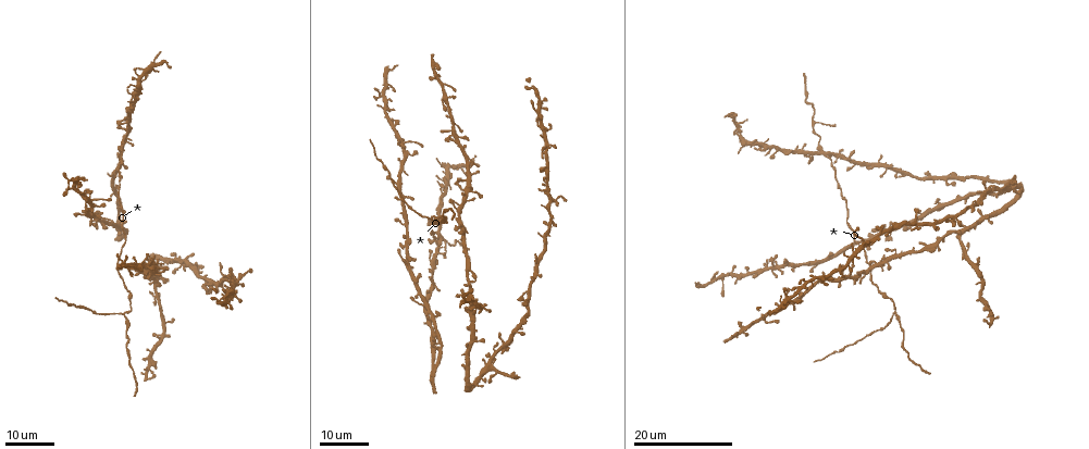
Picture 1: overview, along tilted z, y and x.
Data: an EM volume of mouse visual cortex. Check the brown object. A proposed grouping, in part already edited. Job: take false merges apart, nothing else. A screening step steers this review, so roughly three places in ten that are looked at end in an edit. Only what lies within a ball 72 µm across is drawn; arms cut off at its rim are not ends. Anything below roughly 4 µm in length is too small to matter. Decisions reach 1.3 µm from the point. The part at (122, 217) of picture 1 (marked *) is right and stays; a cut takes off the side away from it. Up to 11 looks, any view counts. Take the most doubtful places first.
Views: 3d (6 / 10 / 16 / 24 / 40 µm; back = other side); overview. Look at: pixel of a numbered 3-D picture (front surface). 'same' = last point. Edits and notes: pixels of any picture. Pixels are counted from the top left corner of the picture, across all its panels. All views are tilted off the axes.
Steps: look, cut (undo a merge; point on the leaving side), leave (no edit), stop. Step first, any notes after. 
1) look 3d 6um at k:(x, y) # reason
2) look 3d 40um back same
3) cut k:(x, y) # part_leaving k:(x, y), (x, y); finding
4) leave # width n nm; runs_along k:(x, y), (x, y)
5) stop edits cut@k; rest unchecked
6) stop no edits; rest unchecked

look 3d 16um at 1:(122, 313) # side arm on a straight run

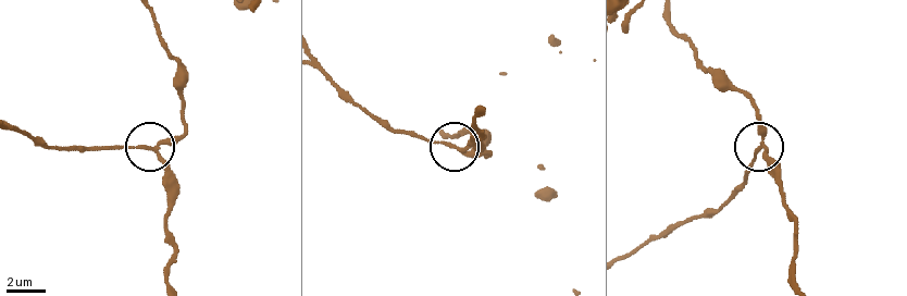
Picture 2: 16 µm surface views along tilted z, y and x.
look 3d 6um at 2:(151, 151)

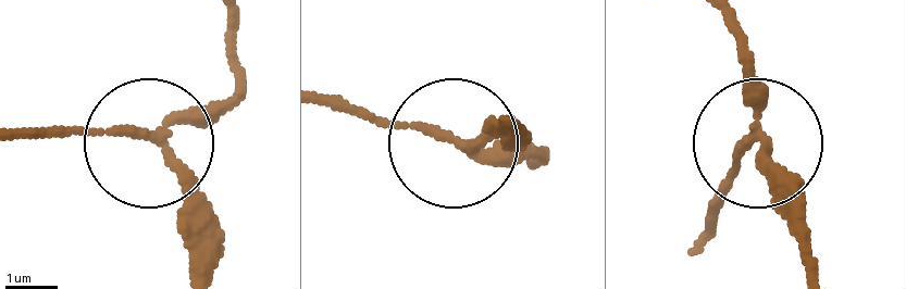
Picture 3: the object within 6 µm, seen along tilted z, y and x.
cut 3:(82, 128) # side_arm 20 um; part_leaving 3:(158, 130), (20, 134); two neurons meet here

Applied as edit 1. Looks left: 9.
look 3d 16um at 1:(775, 263)

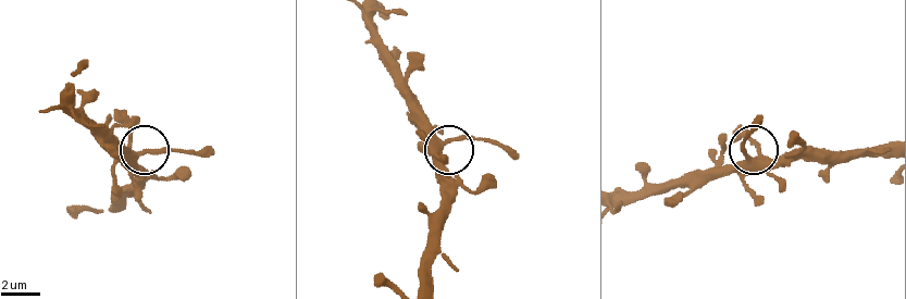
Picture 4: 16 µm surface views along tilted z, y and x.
look 3d 10um at 4:(747, 159)

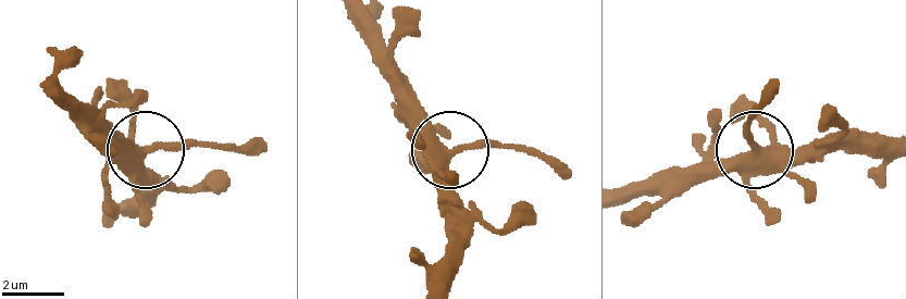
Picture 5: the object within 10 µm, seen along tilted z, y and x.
leave # arms 4; runs_along 5:(447, 282), (448, 156), (523, 142); continuous, no second neuron

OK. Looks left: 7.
look 3d 16um at 1:(551, 198) # thin arm on a thick one

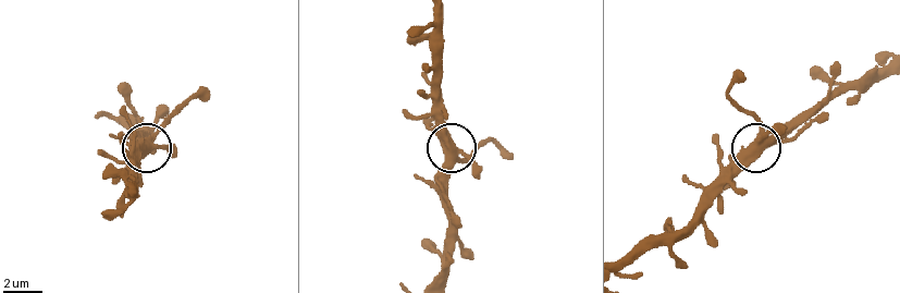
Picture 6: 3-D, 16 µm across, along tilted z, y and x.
look 3d 6um at 6:(455, 156) # closer look

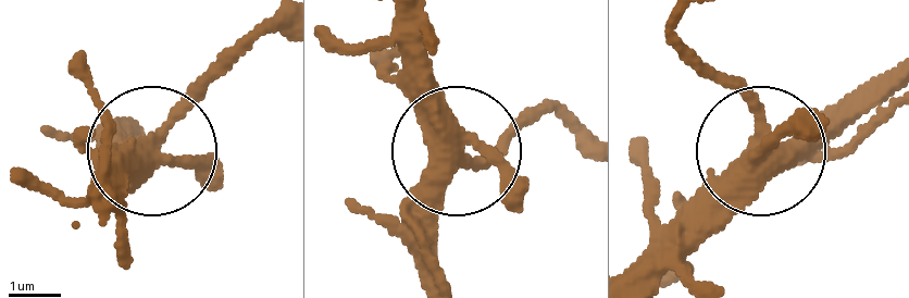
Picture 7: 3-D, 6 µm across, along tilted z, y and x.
look 3d 6um back at 7:(152, 145)

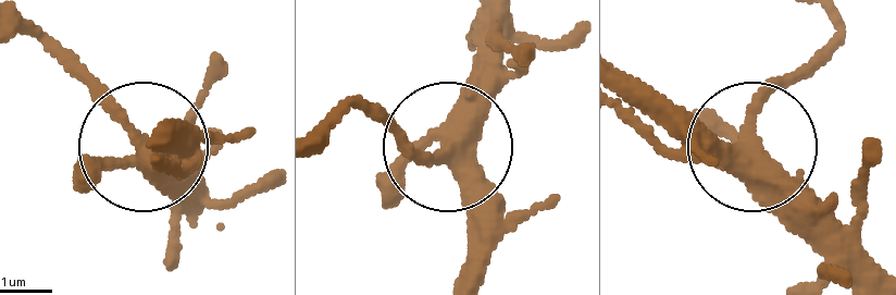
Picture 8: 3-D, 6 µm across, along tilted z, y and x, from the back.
leave # arms 4; all the same neuron

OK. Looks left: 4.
look 3d 16um at 1:(823, 152) # thin arm on a thick one

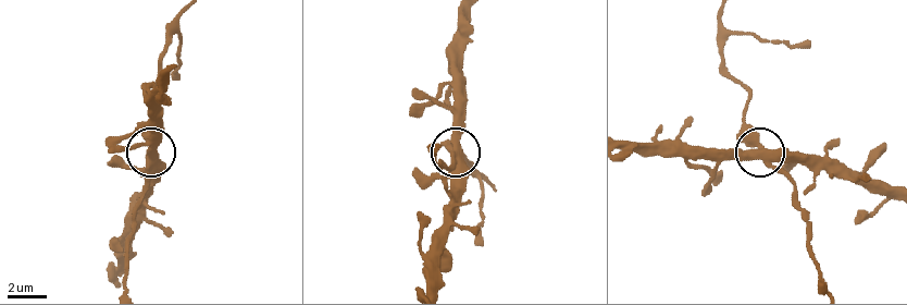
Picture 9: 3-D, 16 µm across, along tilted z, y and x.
look 3d 10um at 9:(756, 149)

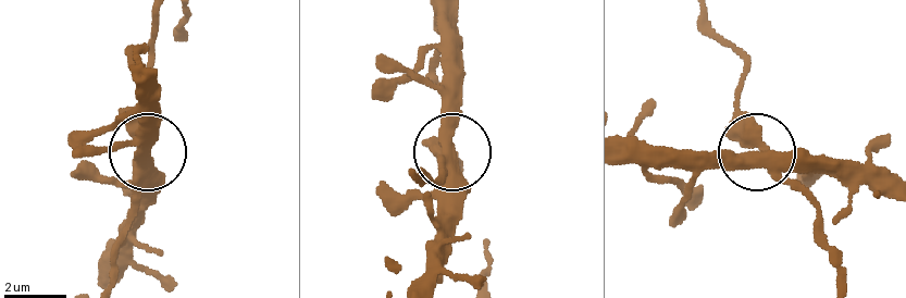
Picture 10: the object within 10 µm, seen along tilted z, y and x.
leave # side_arm 20 um; arms 3; continuous, no second neuron

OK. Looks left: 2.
look 3d 24um at 1:(722, 276) # looks like a crossing

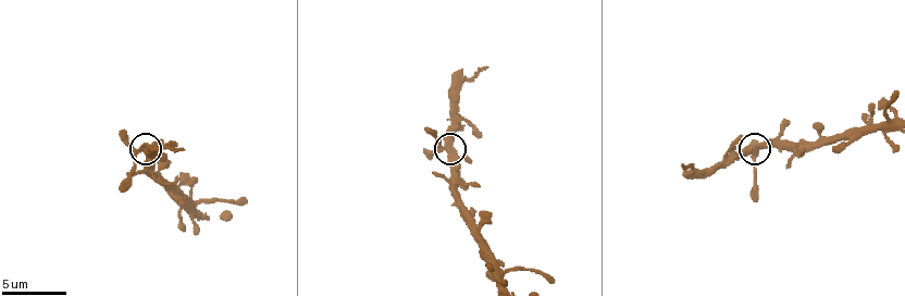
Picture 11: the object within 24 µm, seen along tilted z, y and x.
look 3d 6um at 11:(447, 143)

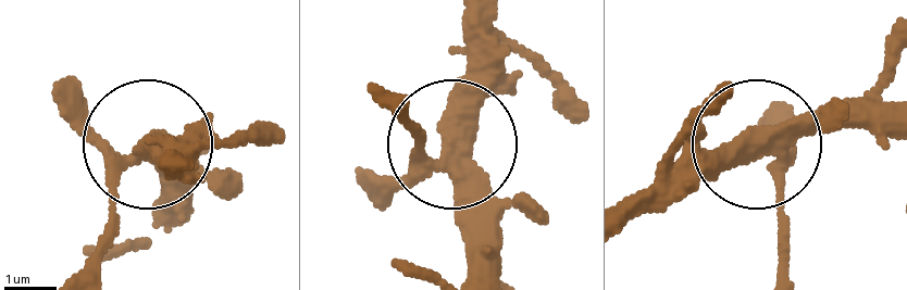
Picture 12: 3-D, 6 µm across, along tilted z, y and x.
leave # runs_along 12:(882, 114), (804, 113), (765, 128), (777, 267); continuous, no second neuron

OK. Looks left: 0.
stop edits cut@3; rest unchecked

